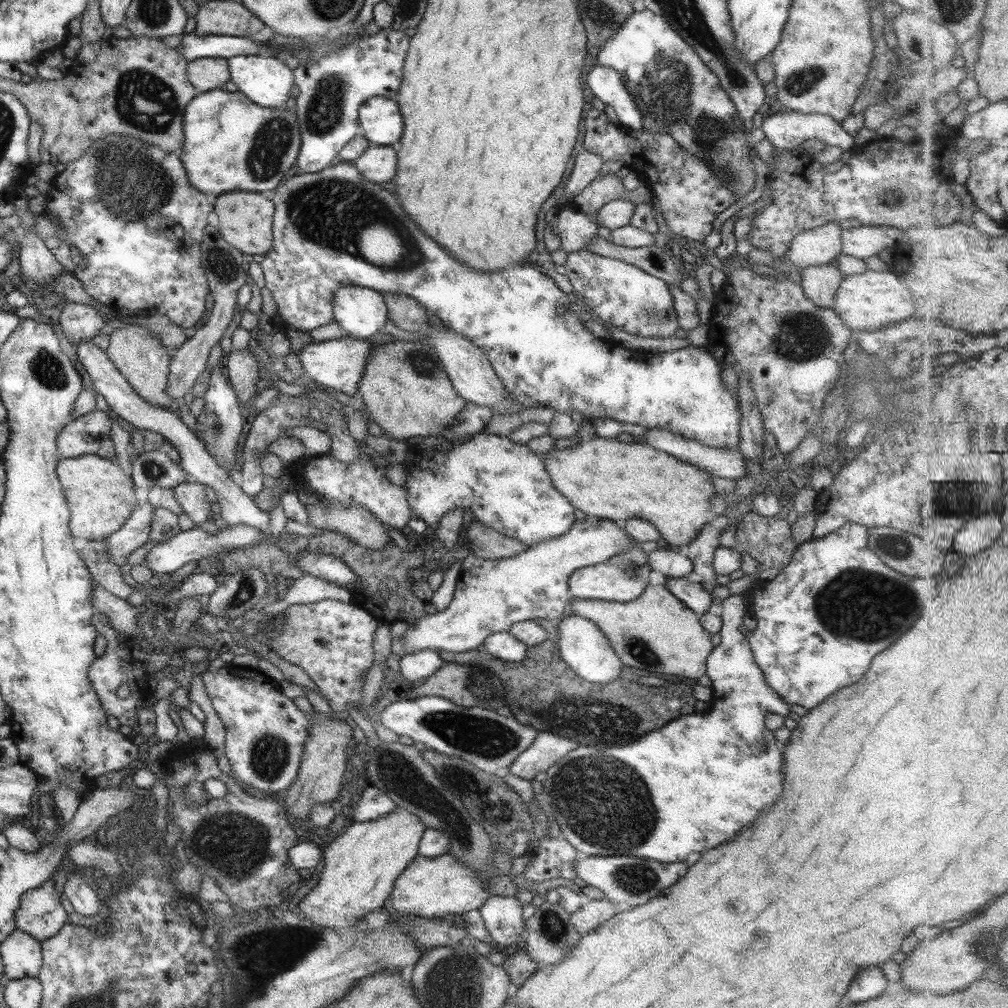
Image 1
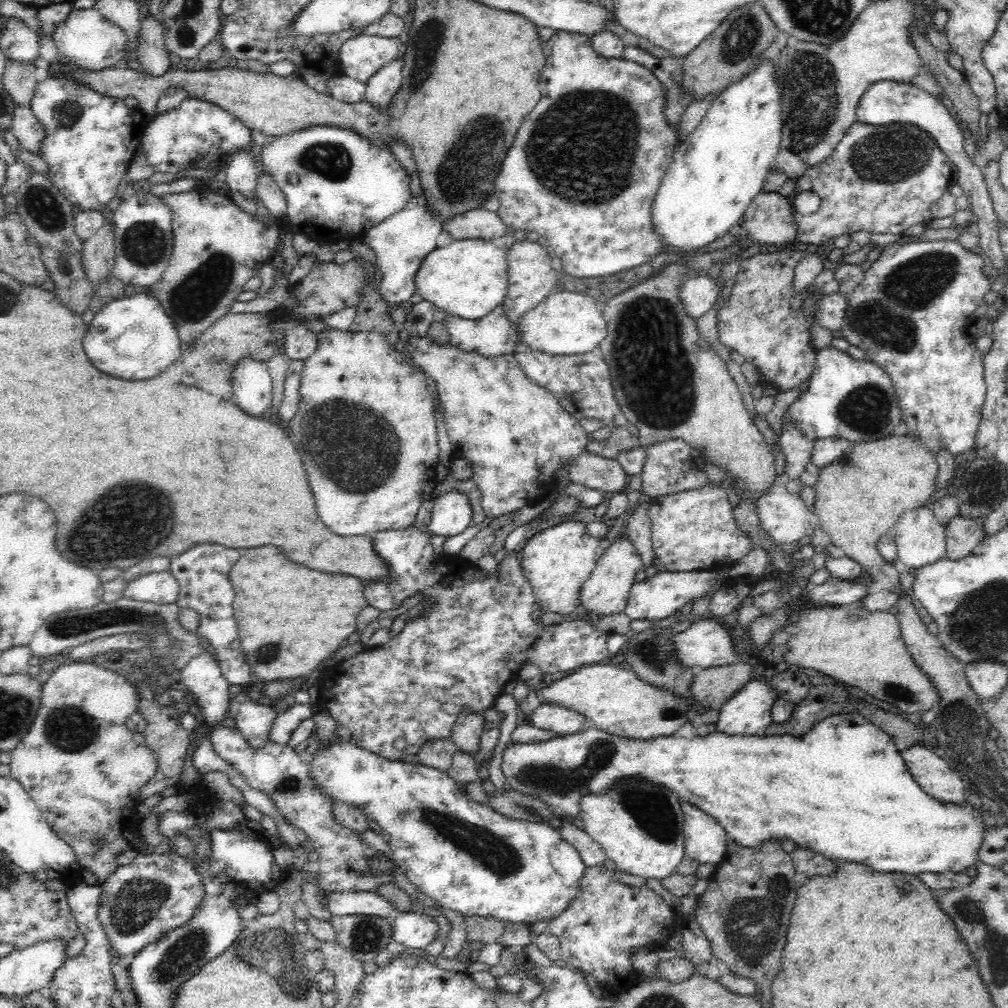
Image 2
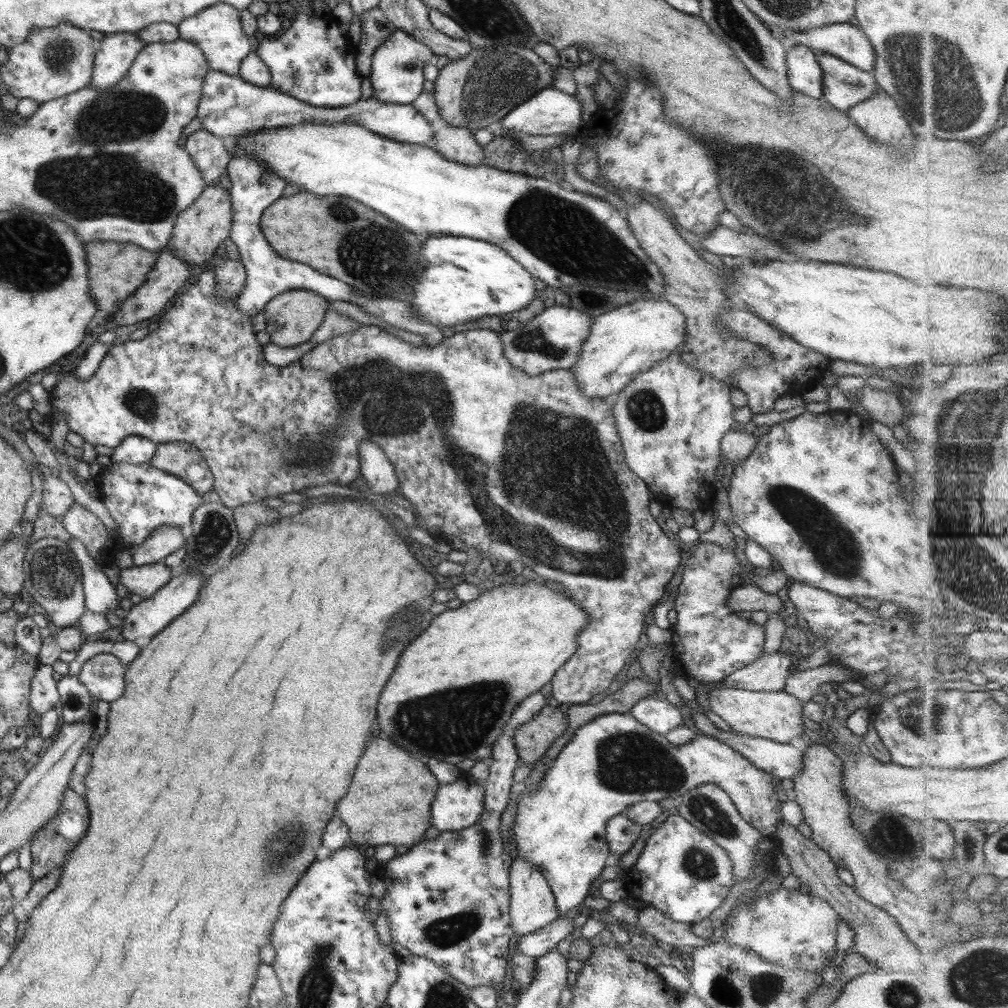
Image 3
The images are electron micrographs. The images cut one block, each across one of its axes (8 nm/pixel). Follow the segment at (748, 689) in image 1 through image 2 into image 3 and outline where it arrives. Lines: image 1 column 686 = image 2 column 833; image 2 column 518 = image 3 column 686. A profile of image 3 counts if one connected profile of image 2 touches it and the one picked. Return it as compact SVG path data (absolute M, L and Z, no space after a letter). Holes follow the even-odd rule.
M621 713L597 715L587 724L575 729L571 739L551 761L538 788L525 789L518 796L517 812L510 829L513 839L512 854L514 858L521 857L529 861L542 872L553 893L558 917L572 913L576 906L584 903L593 880L611 859L605 840L605 827L610 818L621 815L631 804L641 801L658 803L671 797L678 800L695 786L711 782L727 794L741 819L760 834L754 854L754 867L750 868L749 878L754 877L757 872L775 874L774 854L780 846L776 826L782 818L779 812L780 802L773 791L771 777L769 773L751 766L746 758L712 736L699 734L685 744L671 745L664 735L650 731L633 717Z

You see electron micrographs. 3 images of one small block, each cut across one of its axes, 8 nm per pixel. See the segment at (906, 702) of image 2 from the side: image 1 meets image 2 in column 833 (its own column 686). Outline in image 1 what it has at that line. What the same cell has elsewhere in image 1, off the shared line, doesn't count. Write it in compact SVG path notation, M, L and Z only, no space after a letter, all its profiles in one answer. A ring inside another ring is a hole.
M663 584L648 585L636 600L629 603L572 599L567 609L571 616L591 620L605 634L624 668L631 666L695 680L706 674L705 662L714 647L710 634L699 624L698 615L677 600Z

